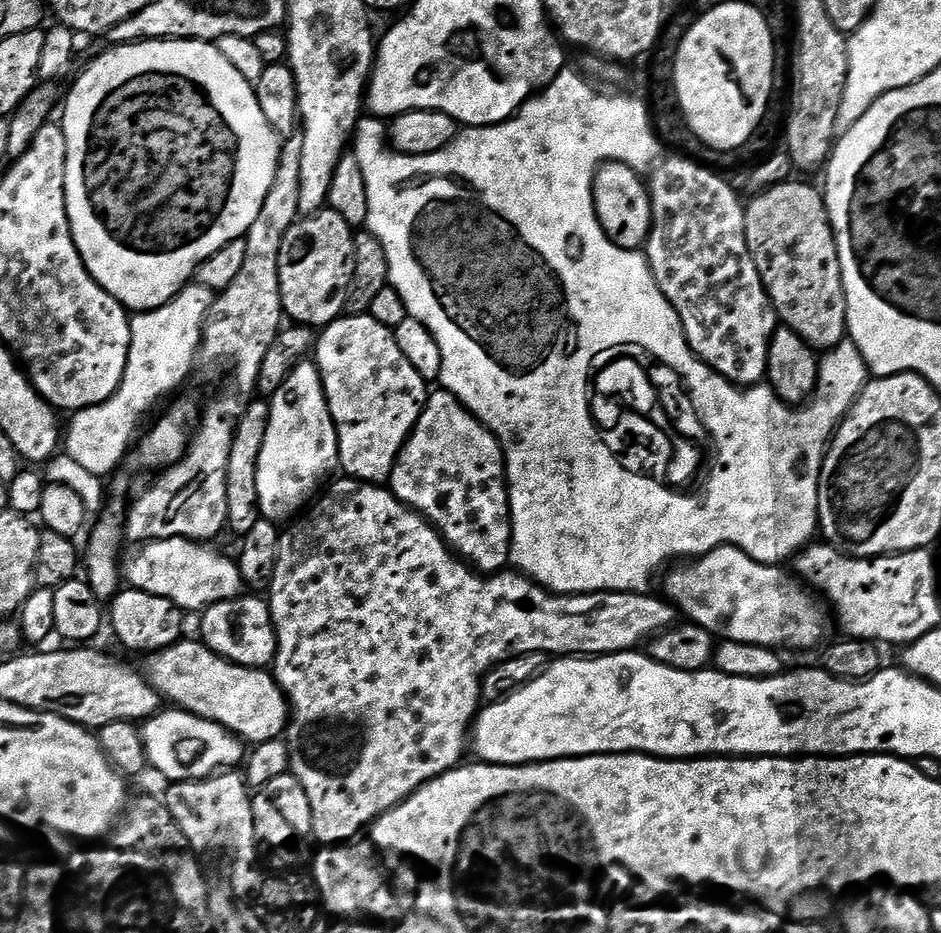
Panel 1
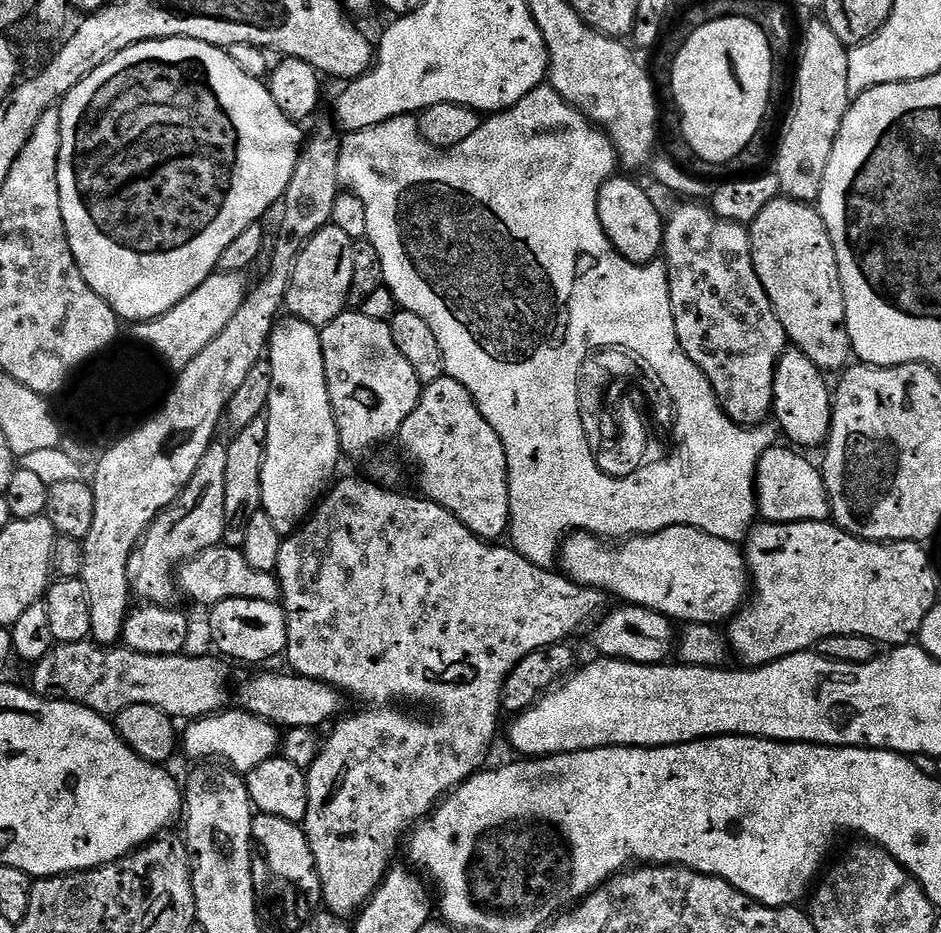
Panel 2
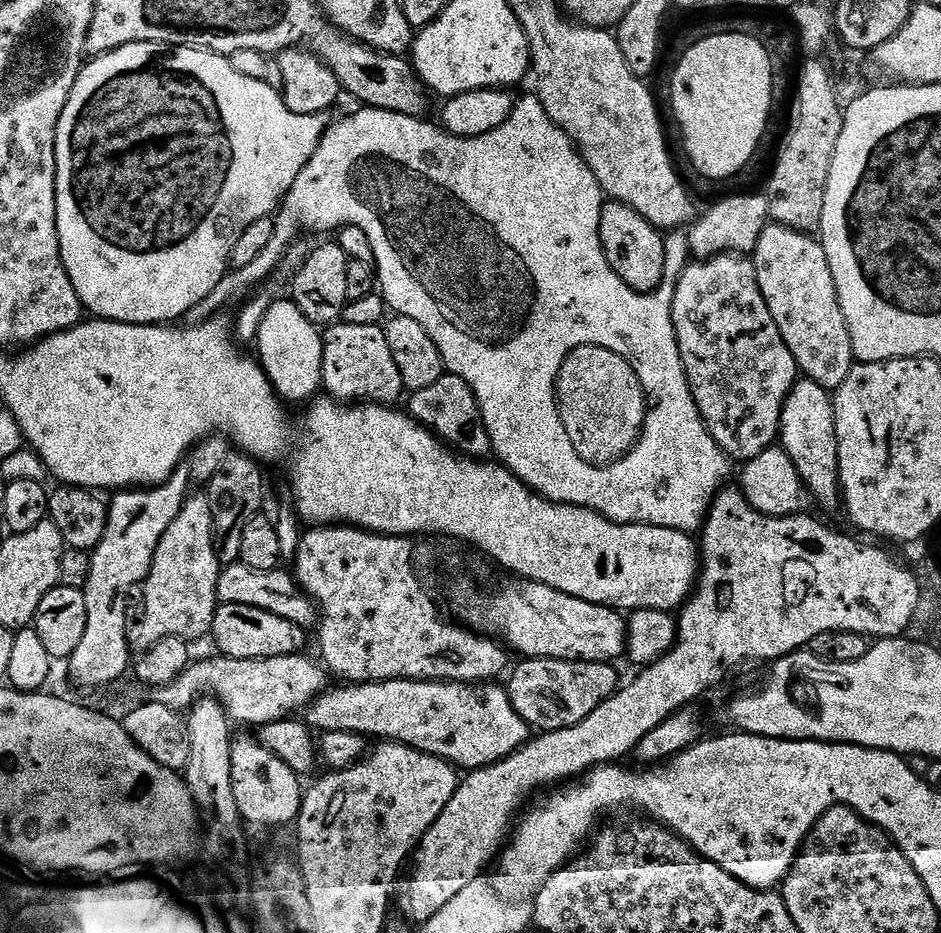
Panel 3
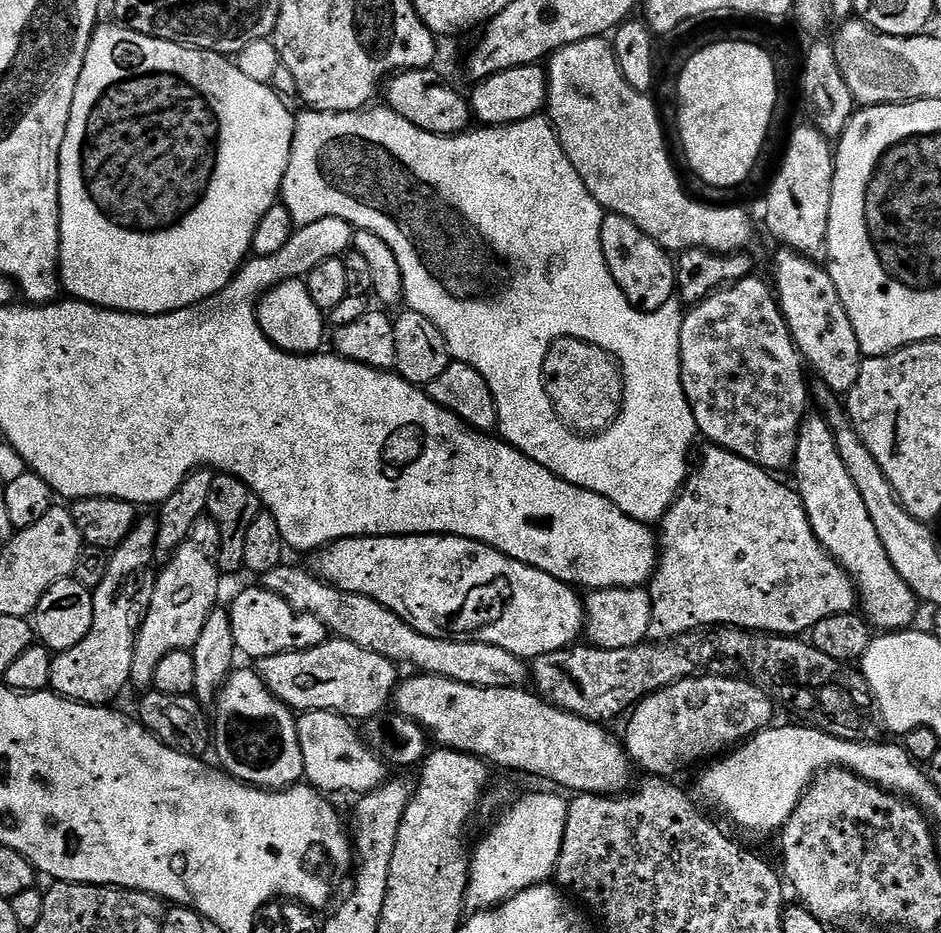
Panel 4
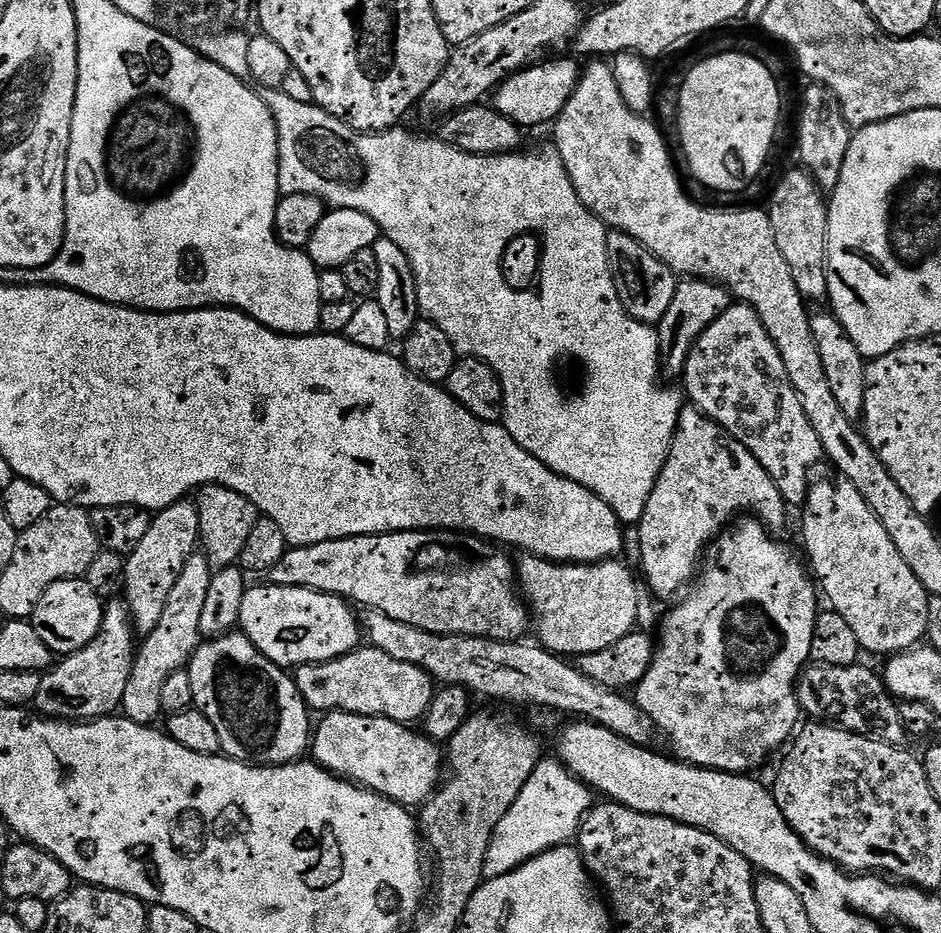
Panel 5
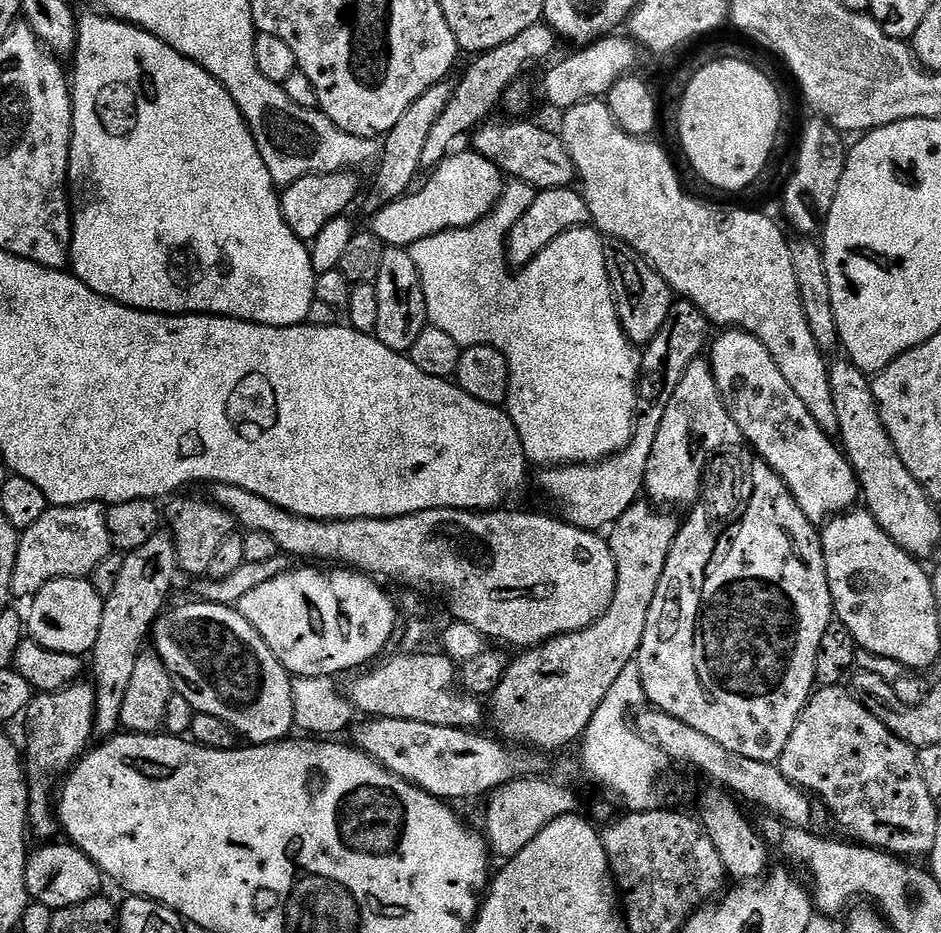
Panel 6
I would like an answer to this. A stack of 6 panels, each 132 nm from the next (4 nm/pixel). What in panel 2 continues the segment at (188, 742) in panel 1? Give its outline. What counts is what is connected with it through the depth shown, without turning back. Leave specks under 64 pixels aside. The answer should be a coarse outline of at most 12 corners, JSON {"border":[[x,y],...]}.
{"border":[[243,710],[182,732],[192,762],[247,774],[279,753],[281,729]]}

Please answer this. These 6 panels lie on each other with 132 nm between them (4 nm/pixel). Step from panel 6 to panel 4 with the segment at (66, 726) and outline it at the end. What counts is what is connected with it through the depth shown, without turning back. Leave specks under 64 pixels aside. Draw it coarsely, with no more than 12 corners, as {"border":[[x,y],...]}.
{"border":[[155,519],[110,553],[90,634],[53,655],[50,688],[108,706],[130,684],[154,598]]}

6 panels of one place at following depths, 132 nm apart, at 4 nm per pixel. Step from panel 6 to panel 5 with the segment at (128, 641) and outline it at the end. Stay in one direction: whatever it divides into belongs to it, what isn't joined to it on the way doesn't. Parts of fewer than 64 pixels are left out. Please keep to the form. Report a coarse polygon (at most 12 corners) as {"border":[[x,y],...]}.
{"border":[[185,498],[153,515],[125,559],[122,599],[141,637],[199,543]]}

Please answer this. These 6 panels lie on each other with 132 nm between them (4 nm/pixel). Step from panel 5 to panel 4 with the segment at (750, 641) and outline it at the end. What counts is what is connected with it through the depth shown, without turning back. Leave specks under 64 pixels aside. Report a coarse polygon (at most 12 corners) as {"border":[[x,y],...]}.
{"border":[[687,676],[645,696],[622,735],[672,778],[773,723],[744,678]]}

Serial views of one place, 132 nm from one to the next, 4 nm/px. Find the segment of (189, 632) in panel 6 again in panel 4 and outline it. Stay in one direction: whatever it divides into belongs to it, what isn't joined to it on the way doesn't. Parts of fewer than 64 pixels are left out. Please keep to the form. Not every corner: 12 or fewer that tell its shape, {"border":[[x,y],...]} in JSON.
{"border":[[237,667],[214,705],[227,775],[304,780],[297,717]]}

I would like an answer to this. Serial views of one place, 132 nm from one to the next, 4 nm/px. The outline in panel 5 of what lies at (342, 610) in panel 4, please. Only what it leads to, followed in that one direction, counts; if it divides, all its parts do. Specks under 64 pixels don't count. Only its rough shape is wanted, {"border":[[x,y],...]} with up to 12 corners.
{"border":[[373,608],[371,647],[441,685],[569,712],[635,744],[658,733],[623,691],[547,648],[439,636]]}

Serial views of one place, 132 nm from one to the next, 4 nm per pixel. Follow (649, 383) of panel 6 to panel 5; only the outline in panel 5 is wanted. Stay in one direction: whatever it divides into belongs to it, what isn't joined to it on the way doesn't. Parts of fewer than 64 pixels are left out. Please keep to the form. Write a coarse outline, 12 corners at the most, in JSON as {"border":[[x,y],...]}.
{"border":[[677,279],[658,325],[660,371],[683,377],[690,350],[734,297]]}

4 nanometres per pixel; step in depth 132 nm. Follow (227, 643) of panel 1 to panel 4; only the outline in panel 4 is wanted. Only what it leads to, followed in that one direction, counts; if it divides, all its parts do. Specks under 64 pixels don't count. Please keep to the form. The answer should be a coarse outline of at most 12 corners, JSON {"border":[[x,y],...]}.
{"border":[[262,586],[230,603],[234,642],[255,658],[324,643],[326,629]]}

